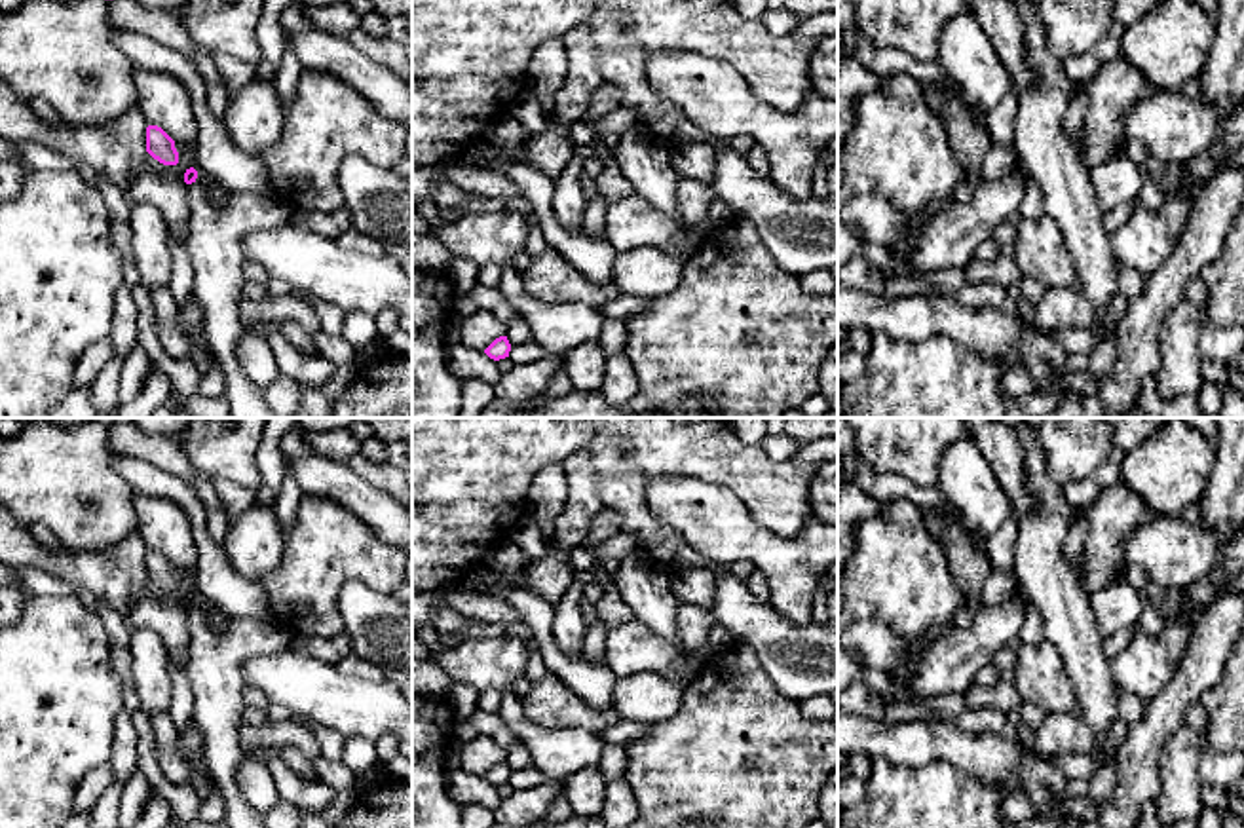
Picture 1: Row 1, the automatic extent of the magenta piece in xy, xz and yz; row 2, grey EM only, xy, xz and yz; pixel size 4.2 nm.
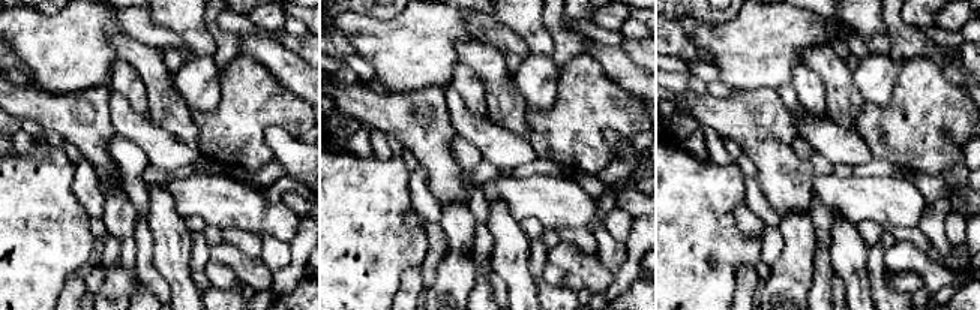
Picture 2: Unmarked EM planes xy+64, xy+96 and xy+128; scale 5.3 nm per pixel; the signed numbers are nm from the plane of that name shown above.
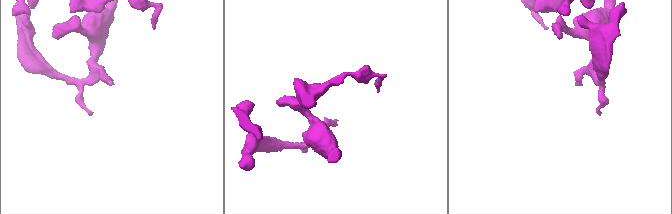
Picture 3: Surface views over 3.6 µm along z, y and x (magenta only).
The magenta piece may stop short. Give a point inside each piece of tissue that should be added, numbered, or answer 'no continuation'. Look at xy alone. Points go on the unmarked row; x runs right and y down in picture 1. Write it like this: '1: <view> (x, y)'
1: xy (204, 602)

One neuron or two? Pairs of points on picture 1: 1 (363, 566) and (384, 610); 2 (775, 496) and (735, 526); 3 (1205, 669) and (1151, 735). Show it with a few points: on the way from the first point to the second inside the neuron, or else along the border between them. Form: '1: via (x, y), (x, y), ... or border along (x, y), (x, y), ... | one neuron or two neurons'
1: border along (392, 593), (348, 582), (339, 597), (340, 620) | two neurons
2: border along (716, 485), (732, 490), (762, 525), (789, 538) | two neurons
3: via (1187, 686), (1161, 718) | one neuron

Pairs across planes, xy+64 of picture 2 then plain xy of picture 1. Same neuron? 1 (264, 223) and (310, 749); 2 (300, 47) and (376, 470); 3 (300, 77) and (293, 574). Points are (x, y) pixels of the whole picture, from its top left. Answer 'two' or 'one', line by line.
1: two
2: one
3: two

